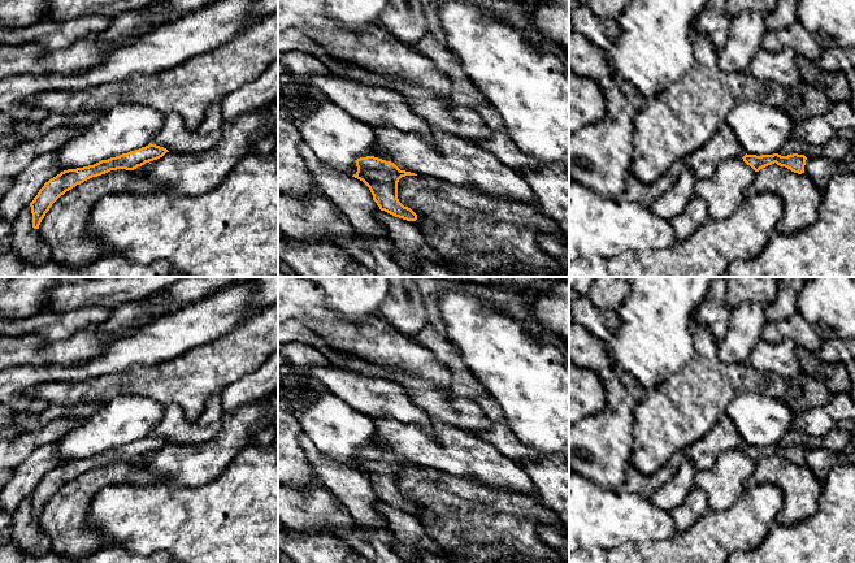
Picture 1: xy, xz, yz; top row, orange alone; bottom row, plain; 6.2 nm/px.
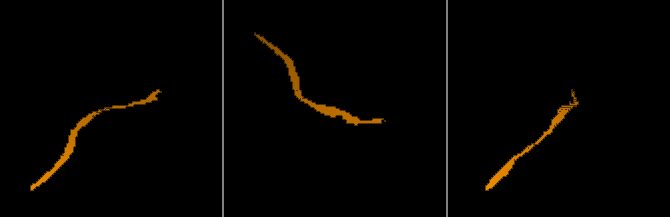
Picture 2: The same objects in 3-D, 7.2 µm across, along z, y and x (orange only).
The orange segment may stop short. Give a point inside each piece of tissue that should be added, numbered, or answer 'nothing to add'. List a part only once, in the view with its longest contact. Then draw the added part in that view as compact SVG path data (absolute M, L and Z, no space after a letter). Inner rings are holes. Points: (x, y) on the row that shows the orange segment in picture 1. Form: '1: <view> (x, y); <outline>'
nothing to add

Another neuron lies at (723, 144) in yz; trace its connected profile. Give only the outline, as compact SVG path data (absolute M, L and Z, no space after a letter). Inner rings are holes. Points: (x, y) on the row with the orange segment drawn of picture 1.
M722 122L709 140L683 157L682 163L699 181L709 179L724 160L743 157L745 155L746 152L734 137L730 126Z

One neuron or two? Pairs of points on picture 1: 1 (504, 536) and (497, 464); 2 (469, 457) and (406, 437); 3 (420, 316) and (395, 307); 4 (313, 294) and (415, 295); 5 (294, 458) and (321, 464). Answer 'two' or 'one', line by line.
1: two
2: one
3: one
4: two
5: two

